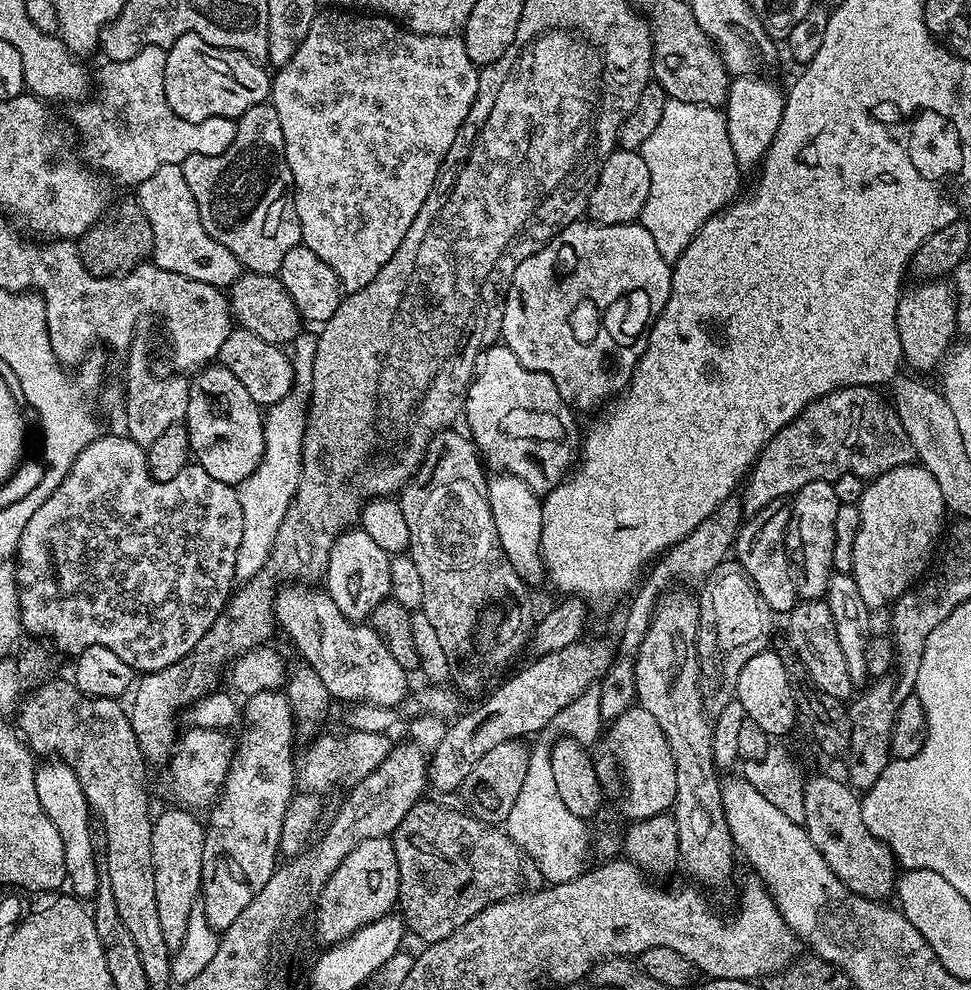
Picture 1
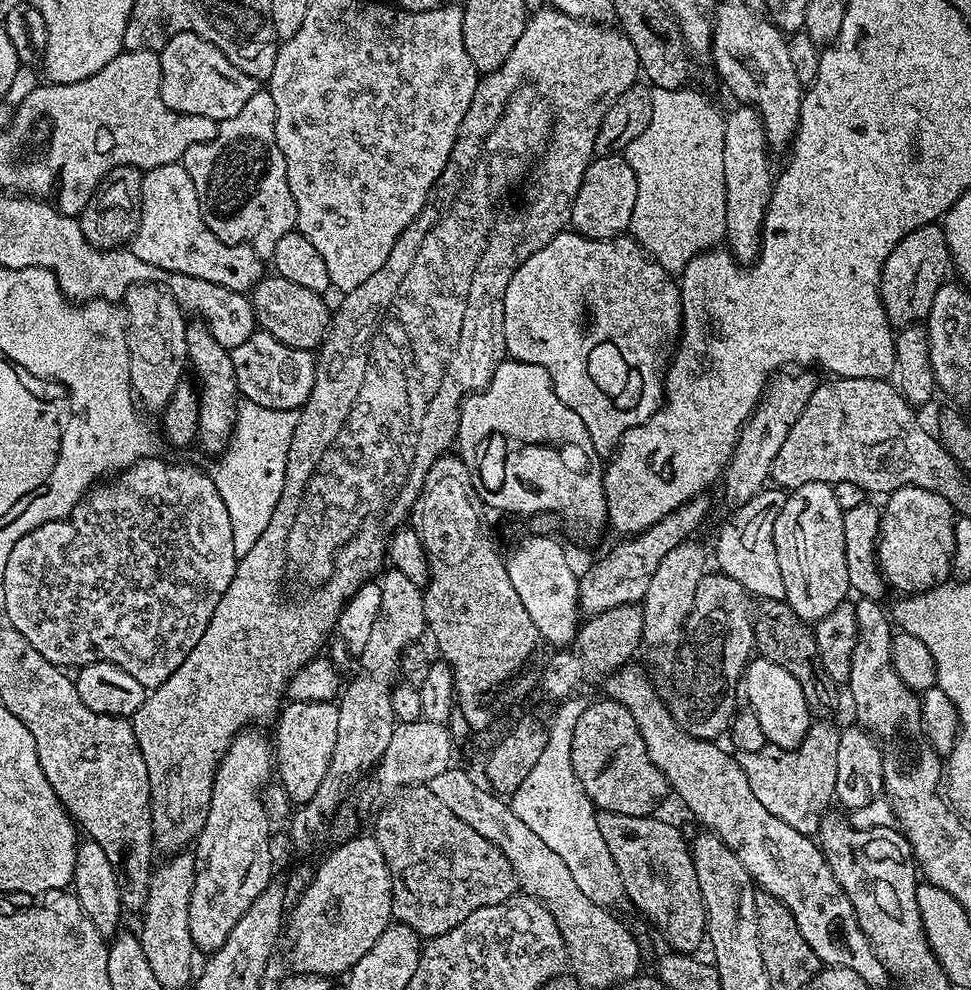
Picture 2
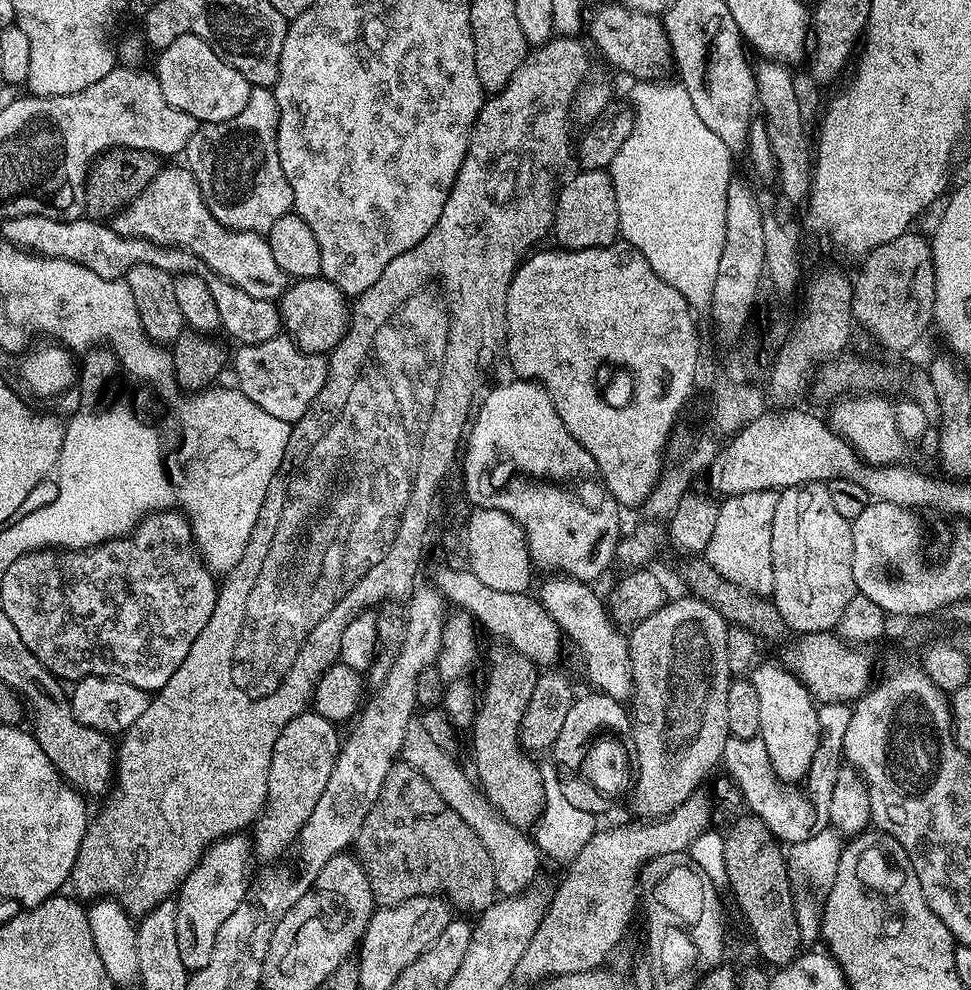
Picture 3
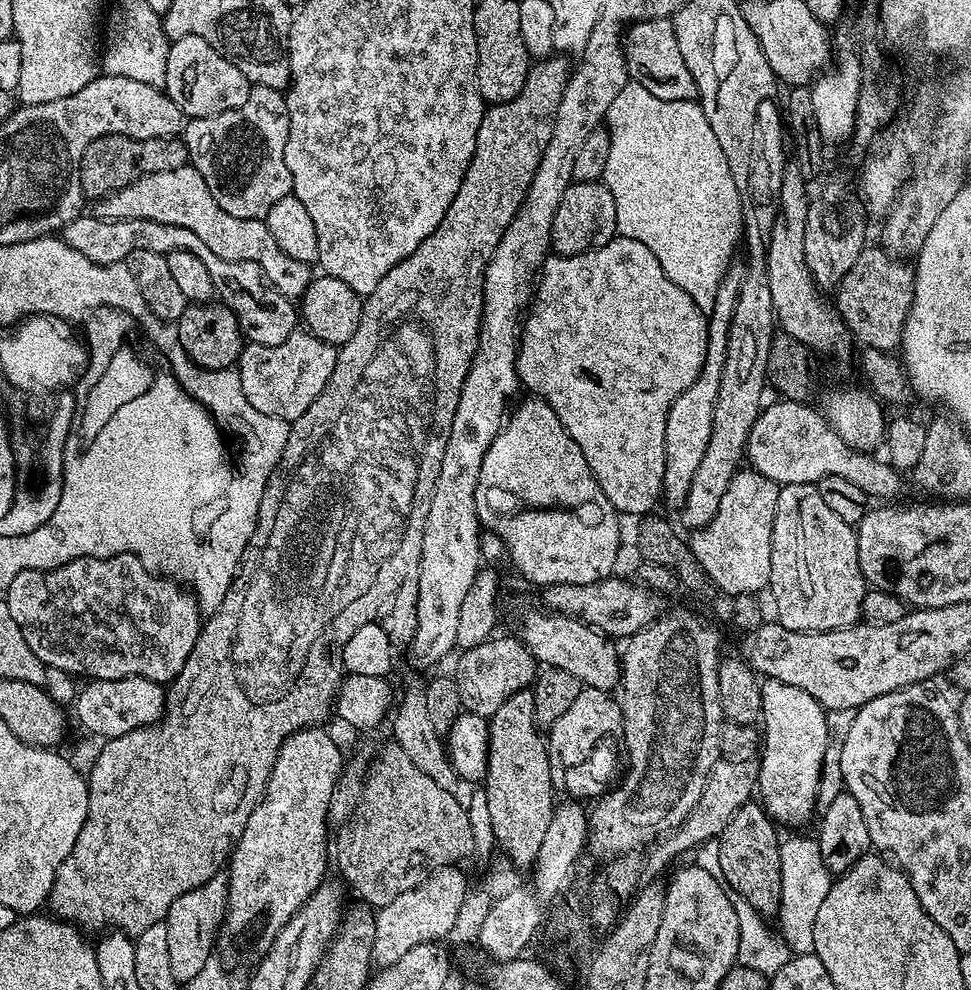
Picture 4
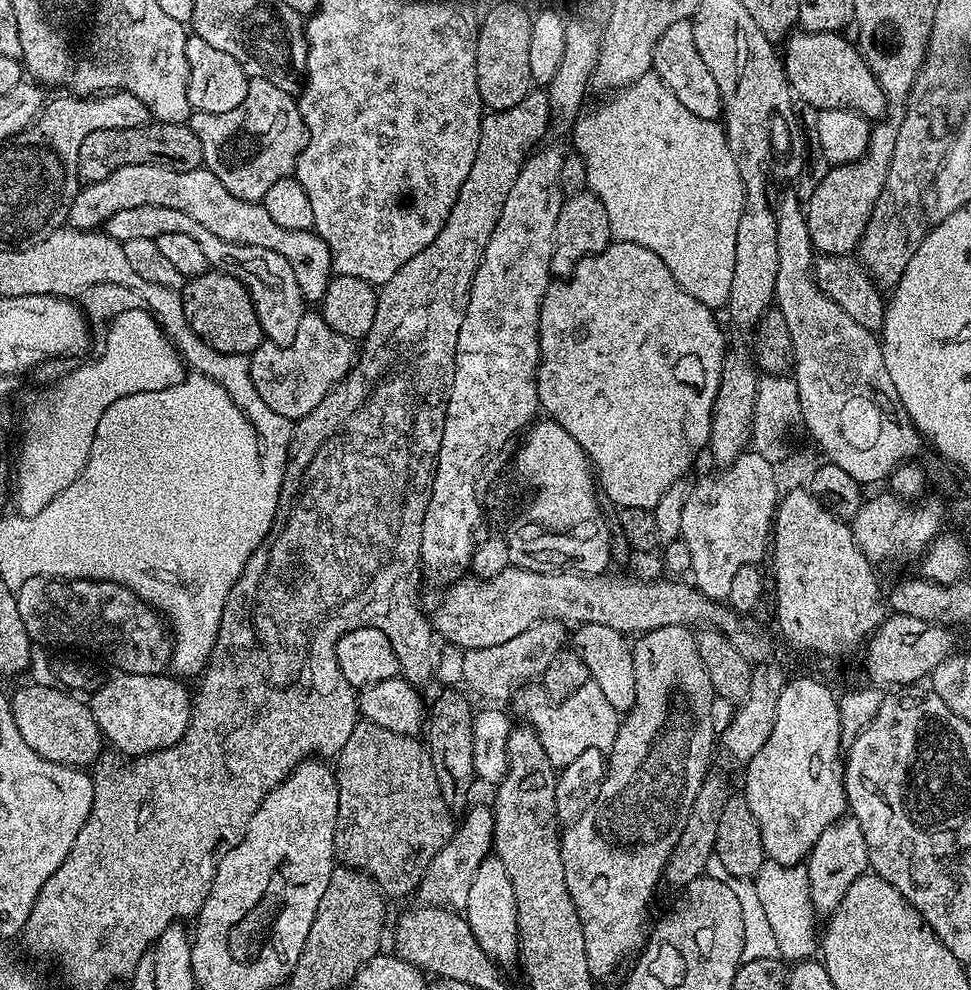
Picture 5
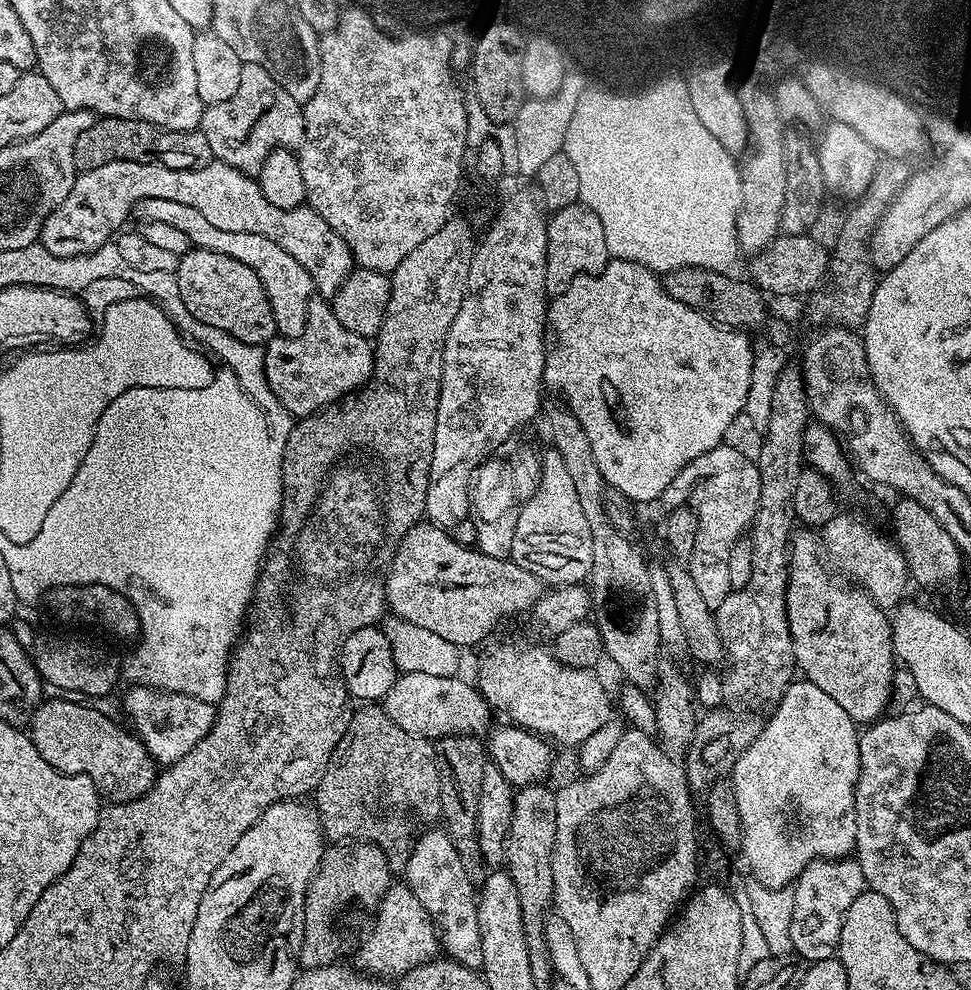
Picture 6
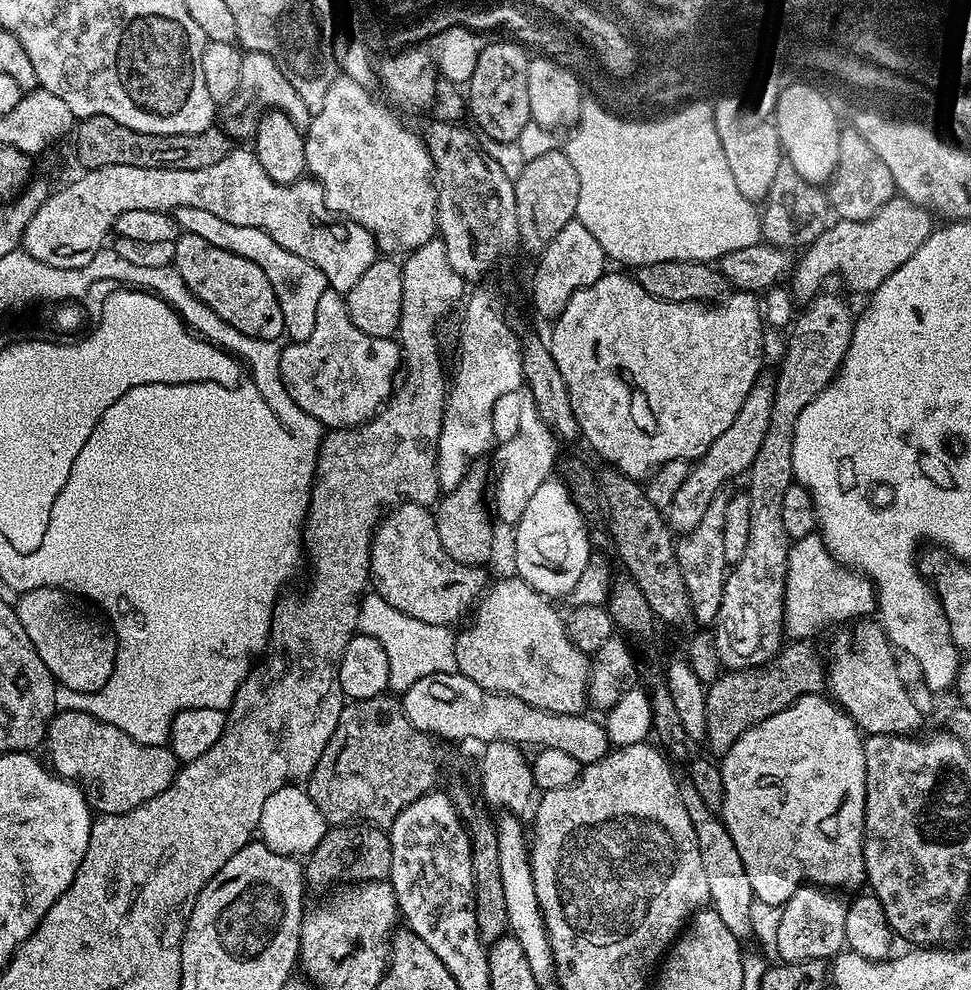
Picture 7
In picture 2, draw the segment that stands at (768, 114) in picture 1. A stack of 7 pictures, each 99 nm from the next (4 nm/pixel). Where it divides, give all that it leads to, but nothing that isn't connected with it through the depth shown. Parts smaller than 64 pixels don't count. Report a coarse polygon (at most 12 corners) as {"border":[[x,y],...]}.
{"border":[[724,116],[726,248],[760,254],[774,170],[762,118]]}

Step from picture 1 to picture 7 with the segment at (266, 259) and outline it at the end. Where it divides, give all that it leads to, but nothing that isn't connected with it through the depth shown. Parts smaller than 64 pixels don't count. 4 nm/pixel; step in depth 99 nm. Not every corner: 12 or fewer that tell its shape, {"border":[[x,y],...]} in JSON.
{"border":[[244,52],[238,90],[222,108],[222,131],[251,141],[260,117],[312,120],[274,58]]}

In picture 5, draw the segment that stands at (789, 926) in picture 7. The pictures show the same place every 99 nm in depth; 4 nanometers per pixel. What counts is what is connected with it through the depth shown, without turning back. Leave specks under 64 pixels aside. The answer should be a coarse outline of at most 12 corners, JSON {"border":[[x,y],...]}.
{"border":[[845,814],[806,857],[813,909],[832,913],[869,871],[866,838]]}

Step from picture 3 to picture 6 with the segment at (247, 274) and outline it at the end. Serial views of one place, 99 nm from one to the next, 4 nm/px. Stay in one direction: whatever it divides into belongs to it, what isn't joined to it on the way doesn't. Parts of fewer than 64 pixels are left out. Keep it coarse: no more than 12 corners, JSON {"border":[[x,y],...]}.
{"border":[[106,162],[79,173],[38,243],[90,254],[142,198],[278,242],[330,298],[350,246],[313,208],[270,206],[249,173]]}

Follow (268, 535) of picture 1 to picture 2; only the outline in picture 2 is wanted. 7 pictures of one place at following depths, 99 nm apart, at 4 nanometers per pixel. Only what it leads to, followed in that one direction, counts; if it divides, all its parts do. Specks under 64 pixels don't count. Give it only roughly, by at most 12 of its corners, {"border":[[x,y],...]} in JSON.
{"border":[[245,399],[210,475],[234,550],[282,498],[299,411]]}

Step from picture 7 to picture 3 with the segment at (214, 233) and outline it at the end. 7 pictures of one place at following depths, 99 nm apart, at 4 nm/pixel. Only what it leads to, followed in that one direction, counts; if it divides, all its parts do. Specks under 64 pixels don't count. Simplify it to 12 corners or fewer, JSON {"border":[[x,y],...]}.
{"border":[[15,216],[3,239],[119,280],[139,264],[203,276],[237,345],[281,335],[273,301],[197,256],[87,218]]}

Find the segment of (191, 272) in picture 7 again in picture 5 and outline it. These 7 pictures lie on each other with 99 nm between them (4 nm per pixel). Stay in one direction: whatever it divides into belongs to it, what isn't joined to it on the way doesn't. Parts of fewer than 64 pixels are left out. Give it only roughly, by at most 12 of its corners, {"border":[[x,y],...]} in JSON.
{"border":[[209,270],[183,281],[188,332],[222,354],[265,343],[248,288]]}

